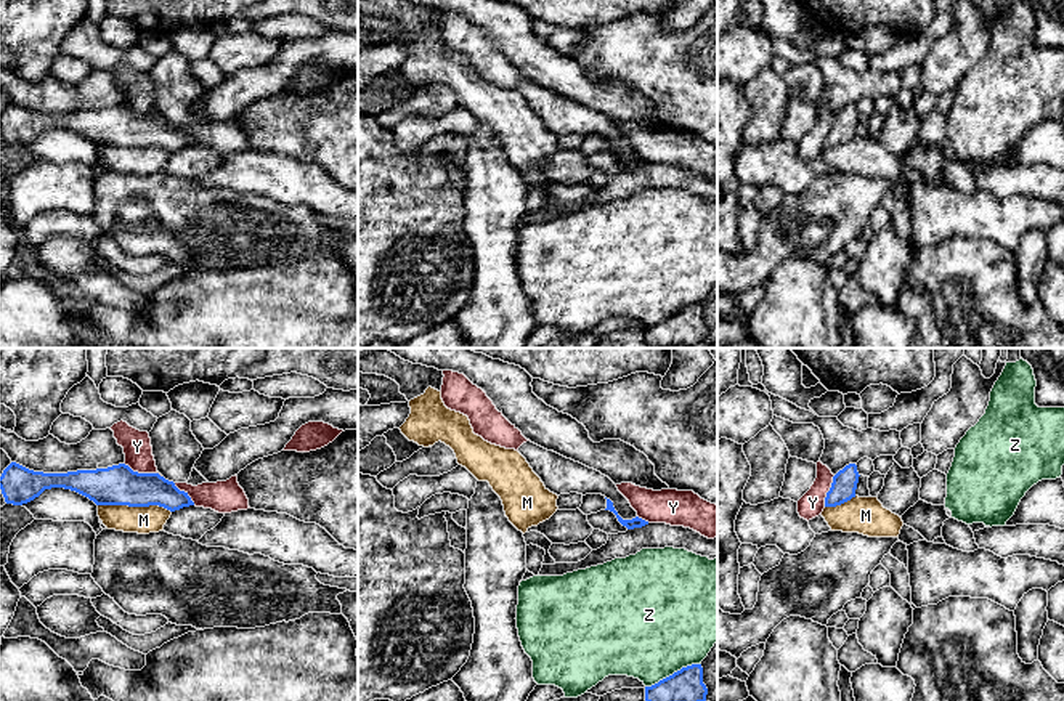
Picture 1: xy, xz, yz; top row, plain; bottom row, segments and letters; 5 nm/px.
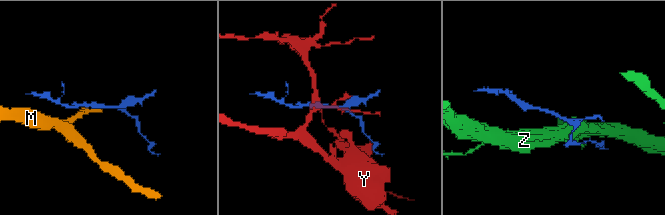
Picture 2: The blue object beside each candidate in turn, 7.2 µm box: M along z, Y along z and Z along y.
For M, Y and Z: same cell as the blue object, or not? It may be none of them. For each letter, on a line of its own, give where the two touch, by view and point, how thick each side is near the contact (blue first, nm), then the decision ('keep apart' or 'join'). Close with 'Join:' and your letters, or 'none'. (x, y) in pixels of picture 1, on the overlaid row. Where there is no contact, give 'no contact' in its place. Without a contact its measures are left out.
M: xy (135, 506) | 200/140 nm | keep apart
Y: xy (143, 474) | 200/140 nm | keep apart
Z: xz (674, 672) | 160/500 nm | keep apart
Join: none

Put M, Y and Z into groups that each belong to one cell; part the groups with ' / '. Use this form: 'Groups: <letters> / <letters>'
Groups: M / Y / Z

